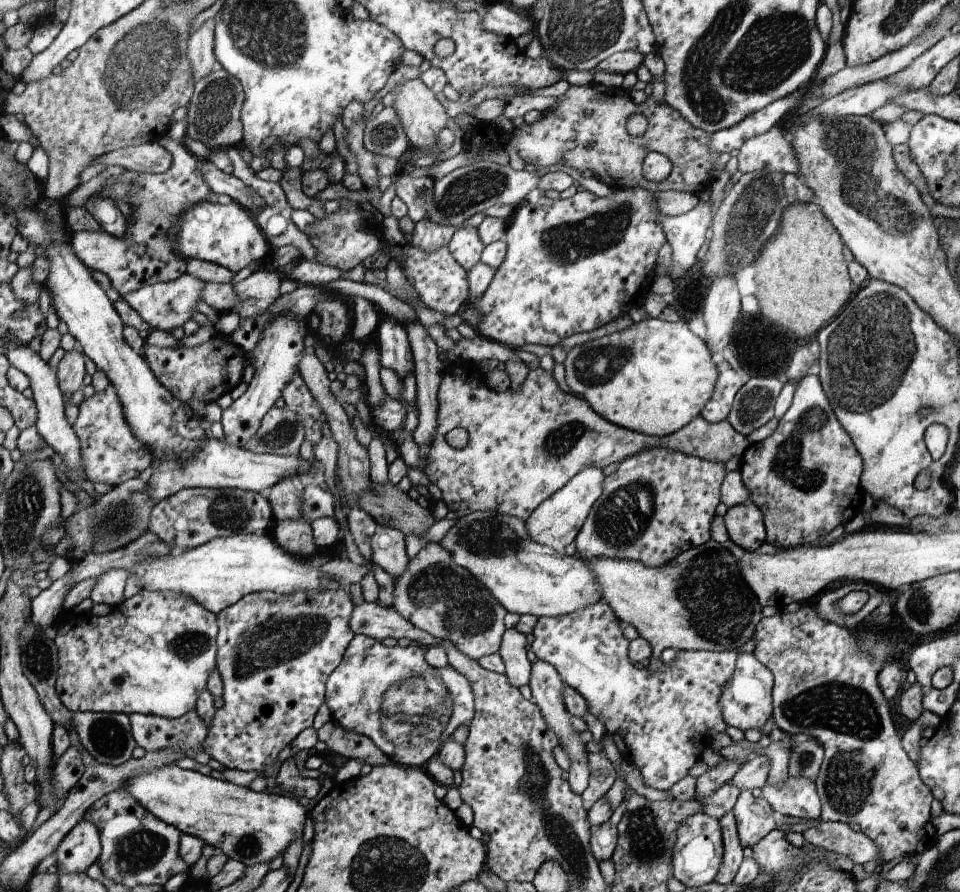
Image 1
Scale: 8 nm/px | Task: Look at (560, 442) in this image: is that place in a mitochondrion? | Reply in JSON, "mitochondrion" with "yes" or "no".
{"mitochondrion":"yes"}

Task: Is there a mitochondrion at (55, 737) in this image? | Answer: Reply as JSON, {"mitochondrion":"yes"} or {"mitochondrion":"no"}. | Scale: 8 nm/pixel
{"mitochondrion":"no"}

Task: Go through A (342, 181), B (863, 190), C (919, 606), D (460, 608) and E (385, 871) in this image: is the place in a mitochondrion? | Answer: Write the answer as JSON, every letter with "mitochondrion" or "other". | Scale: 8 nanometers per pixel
{"A":"other","B":"mitochondrion","C":"mitochondrion","D":"mitochondrion","E":"mitochondrion"}

